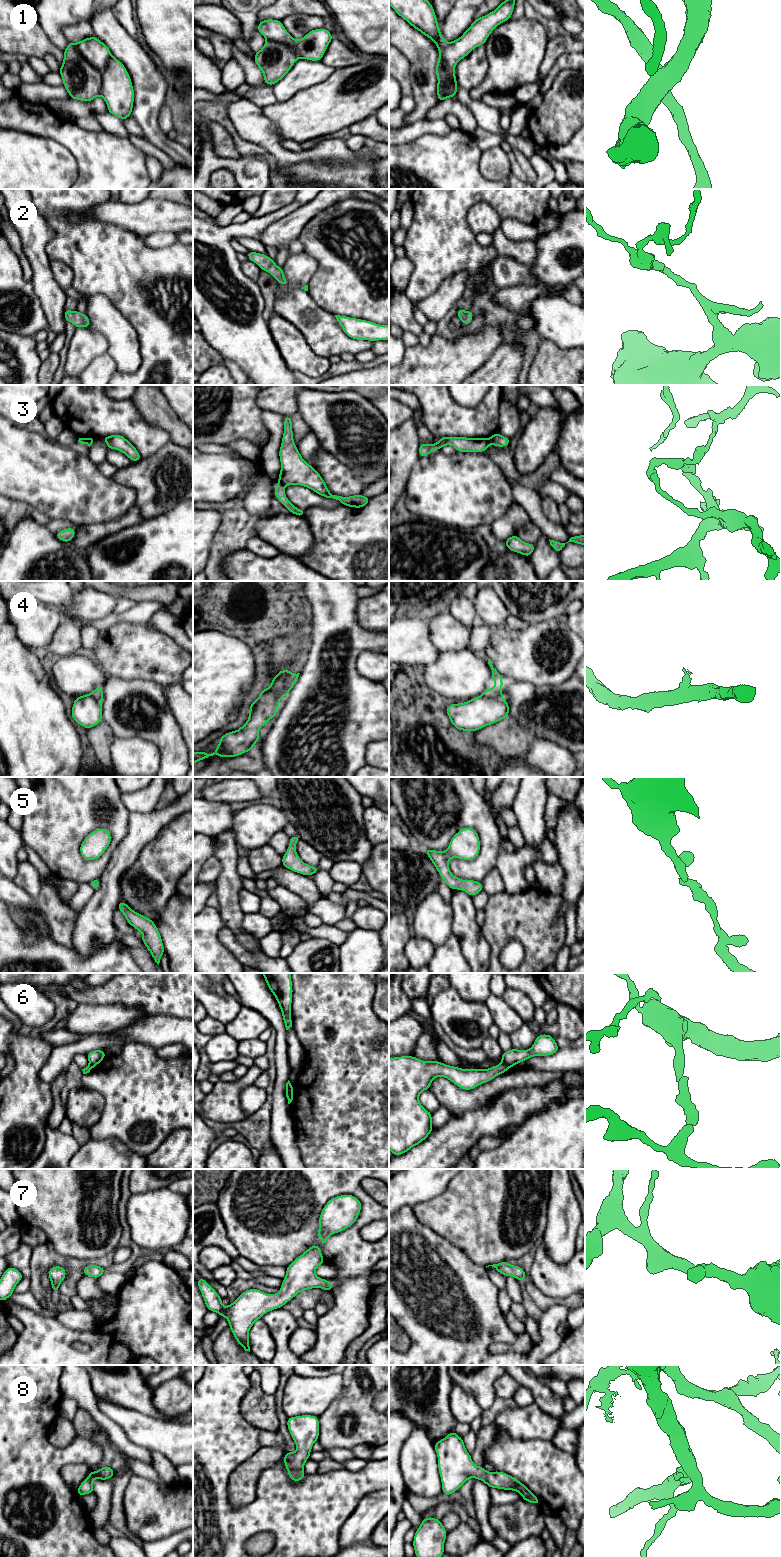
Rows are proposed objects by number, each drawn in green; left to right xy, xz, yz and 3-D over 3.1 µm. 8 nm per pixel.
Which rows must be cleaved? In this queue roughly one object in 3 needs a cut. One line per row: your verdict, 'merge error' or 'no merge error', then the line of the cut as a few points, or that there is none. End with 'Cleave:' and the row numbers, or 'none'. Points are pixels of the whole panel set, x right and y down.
1: no merge error; cut none
2: no merge error; cut none
3: merge error; cut xz (279, 483), (284, 487)
4: merge error; cut xz (290, 672), (280, 693), (281, 697)
5: no merge error; cut none
6: merge error; cut yz (503, 1062), (509, 1067)
7: no merge error; cut none
8: no merge error; cut none
Cleave: 3, 4, 6

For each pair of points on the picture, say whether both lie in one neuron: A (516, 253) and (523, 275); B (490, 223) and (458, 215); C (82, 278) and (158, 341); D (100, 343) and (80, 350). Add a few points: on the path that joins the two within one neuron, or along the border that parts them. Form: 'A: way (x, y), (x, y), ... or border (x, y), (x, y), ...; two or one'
A: border (497, 254), (509, 256), (528, 268); two
B: border (484, 201), (467, 214), (476, 235); two
C: way (103, 278), (146, 320); one
D: way (95, 344), (87, 344), (85, 346); one

